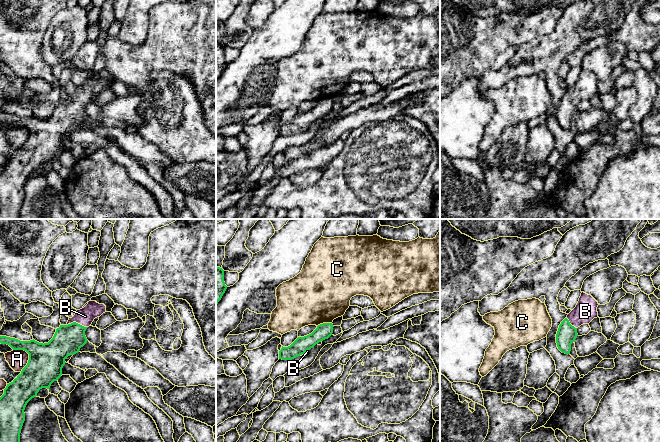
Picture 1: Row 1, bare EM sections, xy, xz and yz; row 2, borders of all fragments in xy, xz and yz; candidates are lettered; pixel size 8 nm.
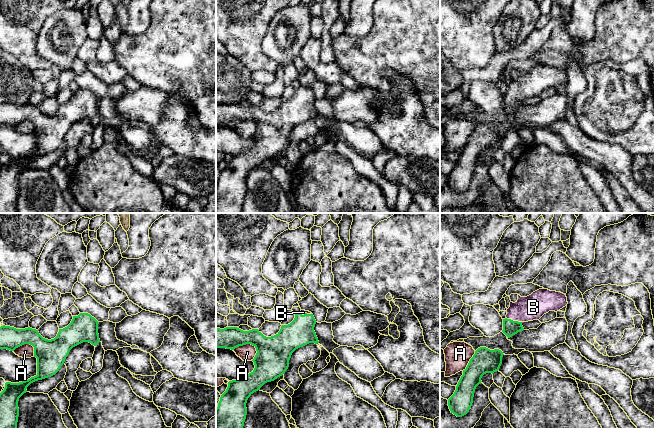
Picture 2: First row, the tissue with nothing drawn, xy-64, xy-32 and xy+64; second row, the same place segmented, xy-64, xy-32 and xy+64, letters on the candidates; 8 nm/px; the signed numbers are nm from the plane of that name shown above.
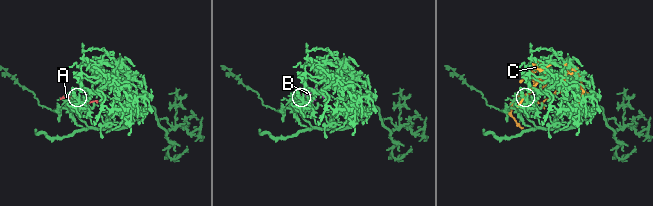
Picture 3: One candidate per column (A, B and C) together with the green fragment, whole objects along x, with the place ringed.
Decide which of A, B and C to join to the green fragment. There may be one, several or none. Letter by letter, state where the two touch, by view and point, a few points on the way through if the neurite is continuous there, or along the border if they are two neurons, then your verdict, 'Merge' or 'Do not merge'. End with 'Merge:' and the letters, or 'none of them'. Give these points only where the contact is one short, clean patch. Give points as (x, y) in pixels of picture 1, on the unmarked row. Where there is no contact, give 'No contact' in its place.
A: Touches green at xy (29, 131). Do not merge
B: Touches green at xy (77, 99). Path across: xy (68, 115), (73, 110), (77, 99), (85, 92). Merge
C: Touches green at xz (324, 99). Do not merge
Merge: B

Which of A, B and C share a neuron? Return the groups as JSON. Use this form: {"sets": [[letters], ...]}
{"sets": [["A"], ["B"], ["C"]]}

